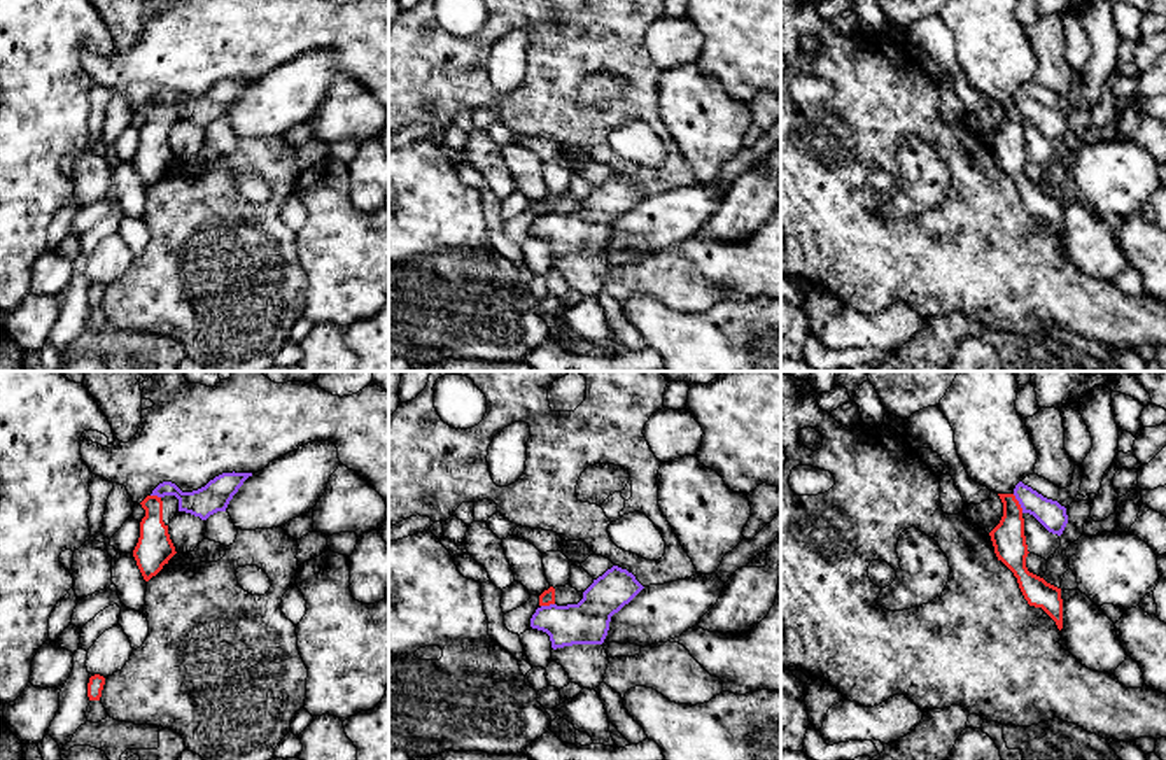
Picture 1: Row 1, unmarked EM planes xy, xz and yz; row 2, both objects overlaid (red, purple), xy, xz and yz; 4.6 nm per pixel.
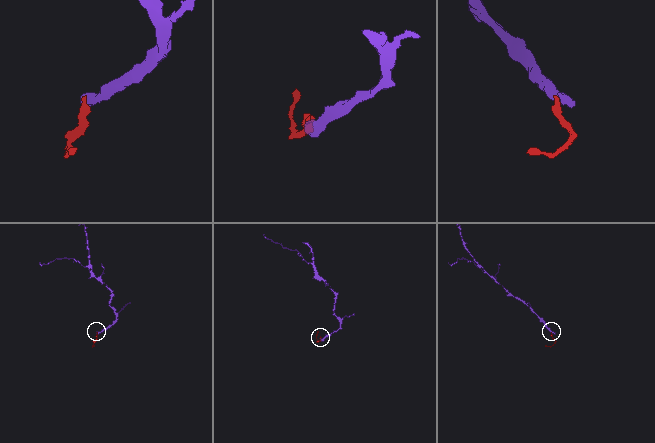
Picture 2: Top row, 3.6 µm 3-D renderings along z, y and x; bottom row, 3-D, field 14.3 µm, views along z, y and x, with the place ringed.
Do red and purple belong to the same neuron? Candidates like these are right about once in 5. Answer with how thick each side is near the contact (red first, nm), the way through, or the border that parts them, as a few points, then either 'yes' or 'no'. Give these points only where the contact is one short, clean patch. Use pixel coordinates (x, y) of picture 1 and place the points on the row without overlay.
150/120 nm | along yz (1012, 102), (1023, 119) | no

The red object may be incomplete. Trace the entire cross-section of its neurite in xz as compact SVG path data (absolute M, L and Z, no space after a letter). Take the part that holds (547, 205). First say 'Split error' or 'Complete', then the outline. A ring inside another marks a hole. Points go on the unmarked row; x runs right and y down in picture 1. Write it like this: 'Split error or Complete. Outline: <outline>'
Split error. Outline: M571 193L555 194L555 196L550 194L541 203L530 203L530 207L523 214L506 221L504 233L509 240L520 243L530 236L530 226L537 215L550 212L557 214L578 212L581 207L583 200L578 200Z

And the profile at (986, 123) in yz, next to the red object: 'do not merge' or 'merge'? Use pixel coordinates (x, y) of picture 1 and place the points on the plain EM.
do not merge

